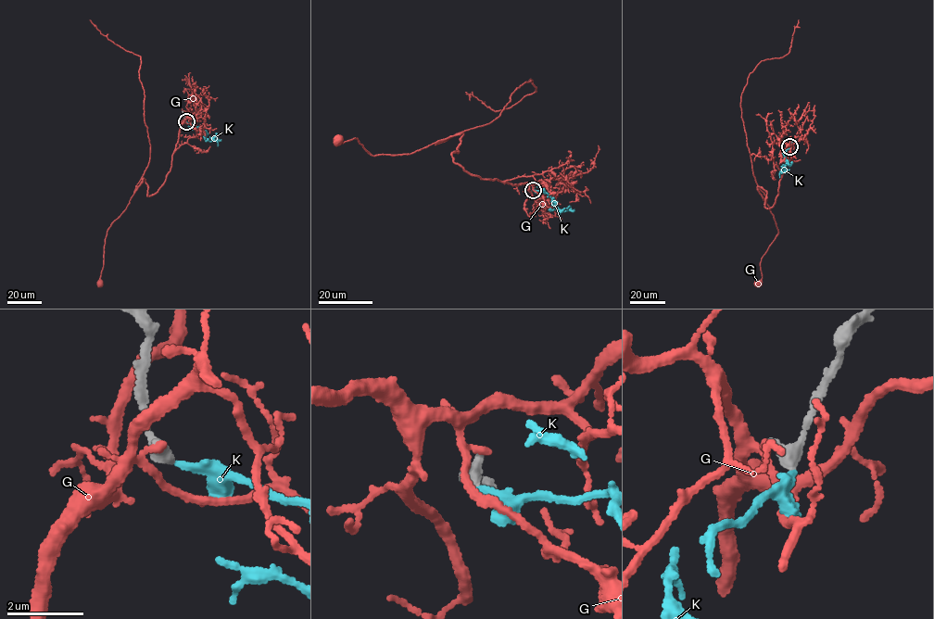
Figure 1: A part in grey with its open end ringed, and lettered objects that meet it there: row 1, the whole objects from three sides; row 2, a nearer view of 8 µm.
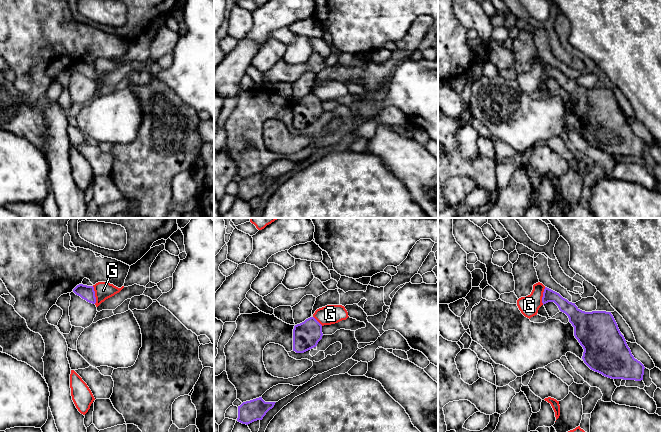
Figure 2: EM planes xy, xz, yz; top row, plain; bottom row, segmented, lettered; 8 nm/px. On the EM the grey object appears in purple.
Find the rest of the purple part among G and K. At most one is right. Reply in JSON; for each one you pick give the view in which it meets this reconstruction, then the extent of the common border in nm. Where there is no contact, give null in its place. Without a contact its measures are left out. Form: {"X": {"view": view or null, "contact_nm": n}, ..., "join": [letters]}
{"K": {"view": null}, "join": ["K"]}

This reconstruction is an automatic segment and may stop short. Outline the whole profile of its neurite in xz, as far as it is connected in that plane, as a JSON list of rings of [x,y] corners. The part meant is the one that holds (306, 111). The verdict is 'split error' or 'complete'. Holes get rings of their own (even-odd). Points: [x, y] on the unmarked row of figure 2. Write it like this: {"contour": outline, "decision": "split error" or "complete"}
{"contour": [[[314,93],[306,95],[294,102],[293,127],[304,129],[316,123],[322,112],[322,101]]], "decision": "complete"}

